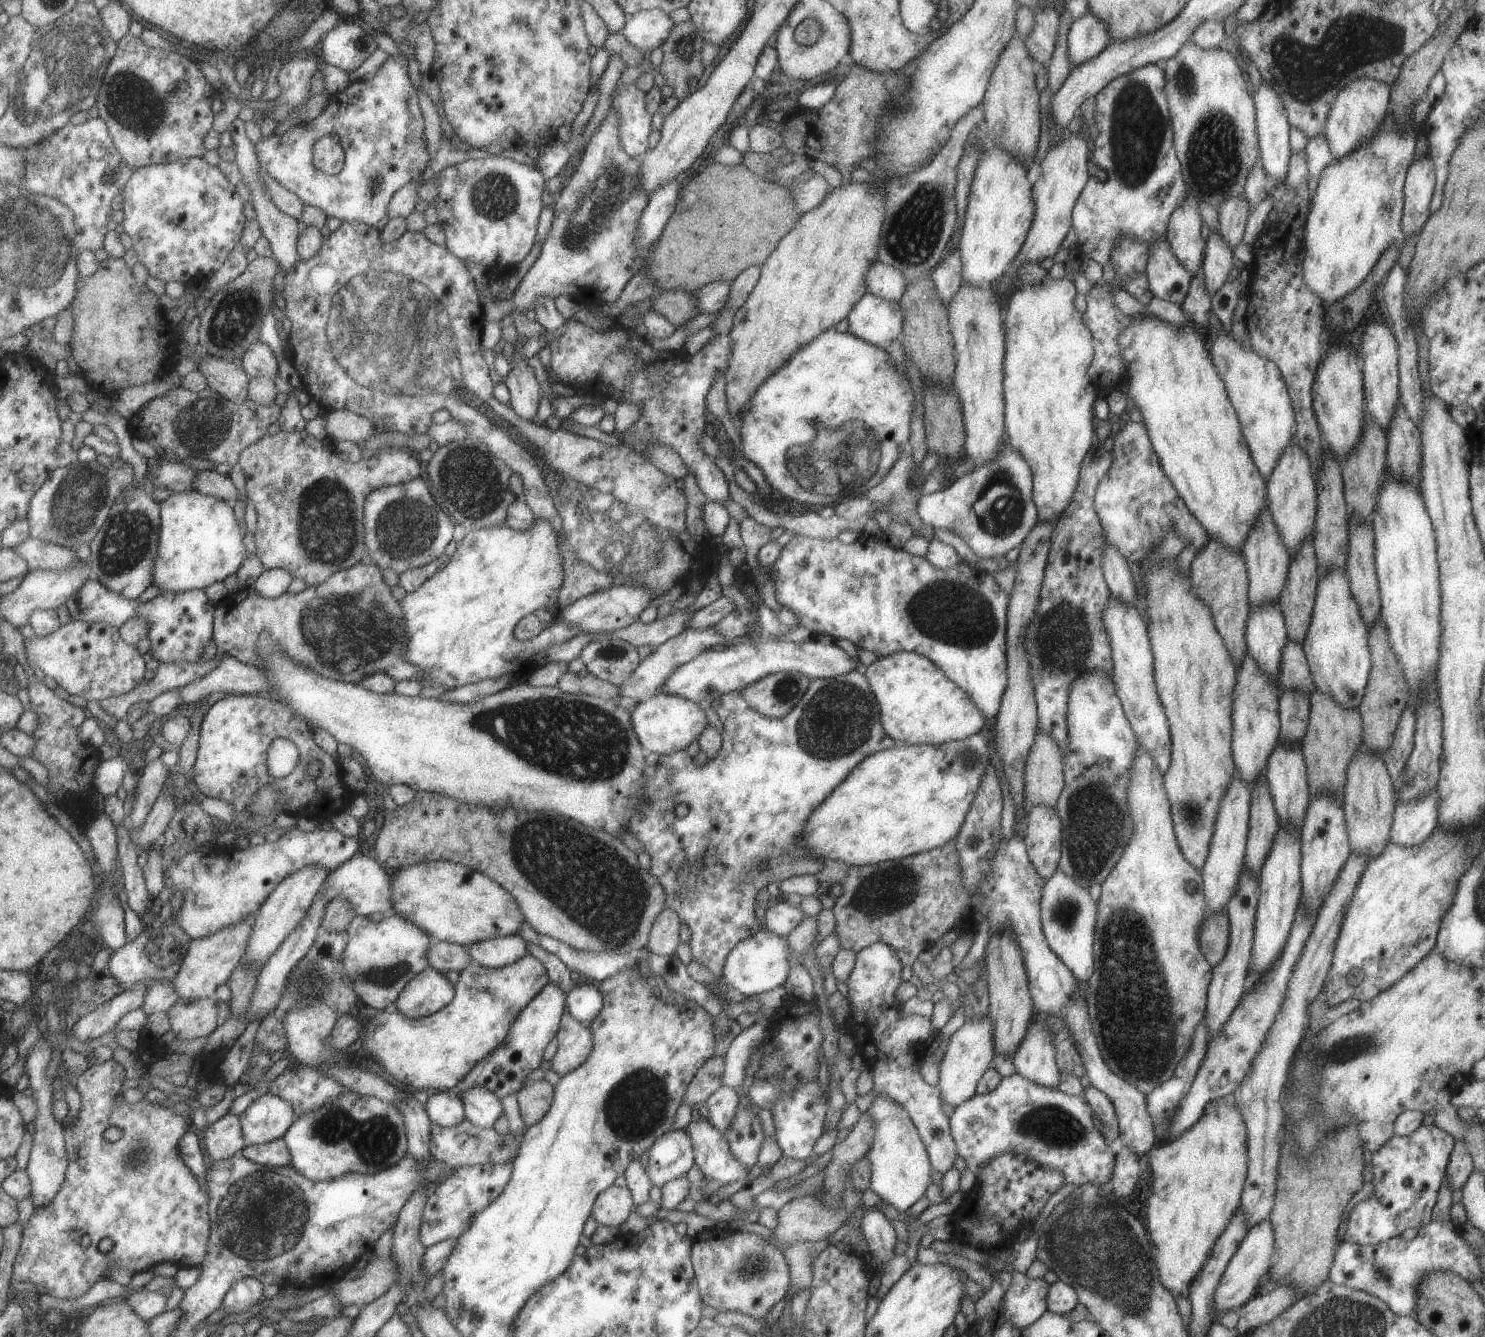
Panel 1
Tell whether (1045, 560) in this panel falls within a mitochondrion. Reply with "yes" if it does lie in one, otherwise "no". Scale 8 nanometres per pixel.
no

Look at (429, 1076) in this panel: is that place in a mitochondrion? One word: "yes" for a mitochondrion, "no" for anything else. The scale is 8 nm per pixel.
no

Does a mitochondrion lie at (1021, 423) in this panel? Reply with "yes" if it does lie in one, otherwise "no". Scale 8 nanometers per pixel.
no

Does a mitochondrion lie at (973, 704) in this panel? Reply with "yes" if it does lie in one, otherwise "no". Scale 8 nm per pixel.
no

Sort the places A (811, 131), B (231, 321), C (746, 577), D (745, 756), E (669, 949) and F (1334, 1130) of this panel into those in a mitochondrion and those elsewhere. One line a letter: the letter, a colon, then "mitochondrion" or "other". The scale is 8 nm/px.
A: mitochondrion
B: mitochondrion
C: other
D: other
E: other
F: other

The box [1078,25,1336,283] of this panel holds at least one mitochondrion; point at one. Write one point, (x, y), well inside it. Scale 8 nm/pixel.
(1137, 132)

